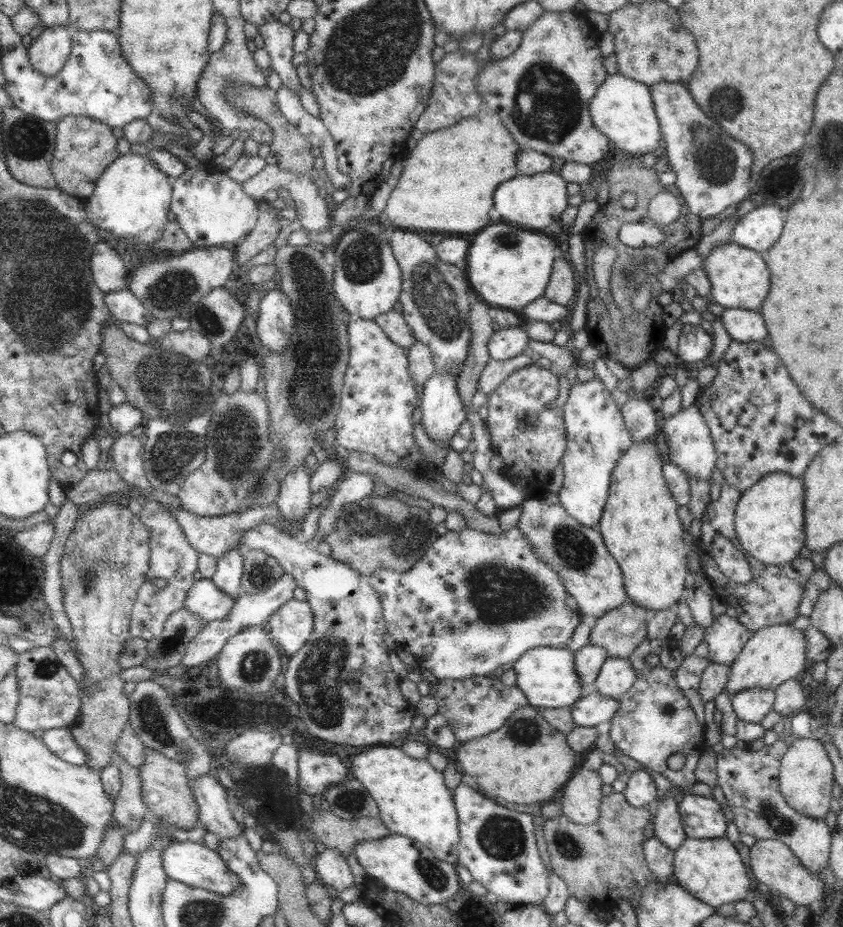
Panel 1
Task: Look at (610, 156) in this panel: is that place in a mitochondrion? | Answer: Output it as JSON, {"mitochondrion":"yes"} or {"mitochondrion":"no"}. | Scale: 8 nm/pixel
{"mitochondrion":"no"}

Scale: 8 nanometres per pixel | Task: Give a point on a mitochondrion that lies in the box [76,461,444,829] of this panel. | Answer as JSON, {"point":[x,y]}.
{"point":[317,678]}

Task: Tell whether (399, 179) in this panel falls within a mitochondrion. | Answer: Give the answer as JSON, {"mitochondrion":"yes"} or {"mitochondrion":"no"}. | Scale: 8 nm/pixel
{"mitochondrion":"no"}

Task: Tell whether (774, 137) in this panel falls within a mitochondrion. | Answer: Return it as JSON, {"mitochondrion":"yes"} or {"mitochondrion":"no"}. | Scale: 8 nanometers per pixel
{"mitochondrion":"no"}

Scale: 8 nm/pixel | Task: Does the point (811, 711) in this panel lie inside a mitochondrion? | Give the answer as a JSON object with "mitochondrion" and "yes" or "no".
{"mitochondrion":"no"}

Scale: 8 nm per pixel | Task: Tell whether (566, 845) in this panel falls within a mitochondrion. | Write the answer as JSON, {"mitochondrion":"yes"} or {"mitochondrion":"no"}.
{"mitochondrion":"yes"}

